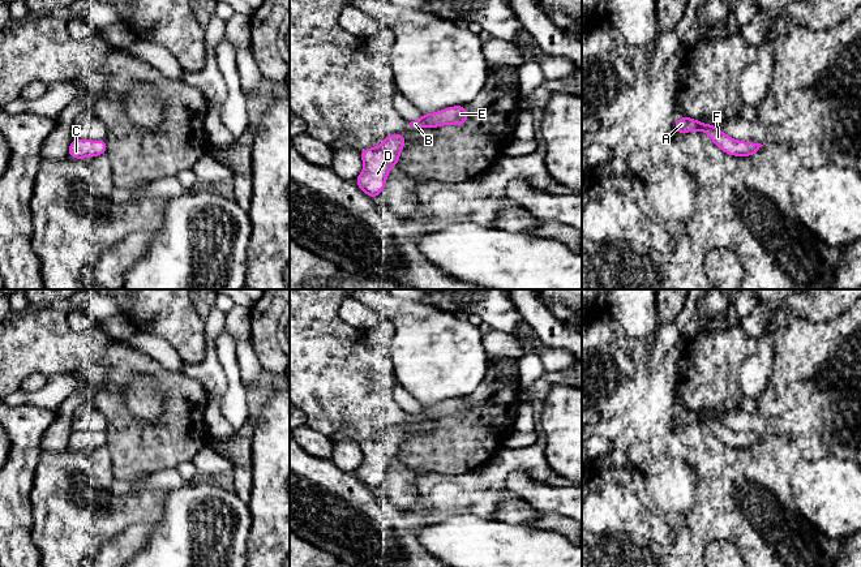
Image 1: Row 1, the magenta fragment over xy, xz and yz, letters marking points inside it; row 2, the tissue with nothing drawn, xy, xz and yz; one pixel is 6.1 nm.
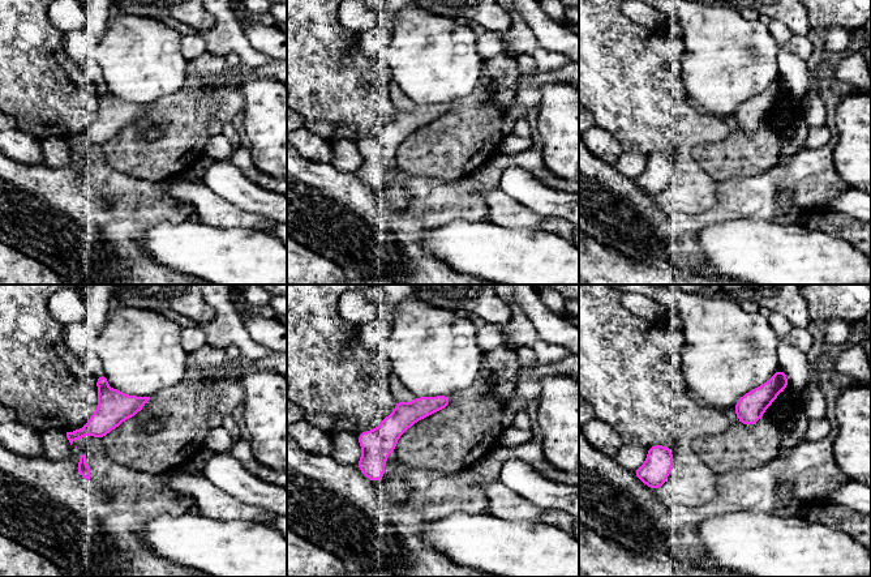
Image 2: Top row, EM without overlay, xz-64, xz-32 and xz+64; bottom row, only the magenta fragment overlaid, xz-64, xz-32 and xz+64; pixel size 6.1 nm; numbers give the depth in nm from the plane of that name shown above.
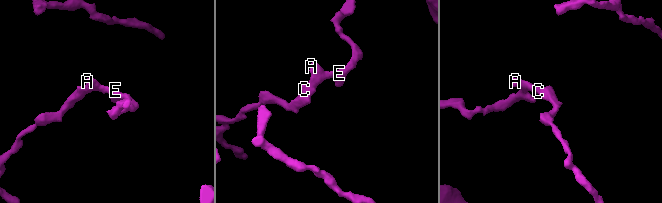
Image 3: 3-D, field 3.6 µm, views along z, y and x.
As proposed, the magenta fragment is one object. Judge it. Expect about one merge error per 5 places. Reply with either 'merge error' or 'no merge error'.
no merge error

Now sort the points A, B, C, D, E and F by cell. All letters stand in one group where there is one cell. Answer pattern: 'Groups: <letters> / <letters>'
Groups: A B C D E F

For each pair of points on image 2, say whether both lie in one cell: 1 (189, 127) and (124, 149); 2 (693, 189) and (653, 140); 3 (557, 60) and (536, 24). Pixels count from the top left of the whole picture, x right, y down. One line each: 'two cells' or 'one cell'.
1: one cell
2: one cell
3: two cells

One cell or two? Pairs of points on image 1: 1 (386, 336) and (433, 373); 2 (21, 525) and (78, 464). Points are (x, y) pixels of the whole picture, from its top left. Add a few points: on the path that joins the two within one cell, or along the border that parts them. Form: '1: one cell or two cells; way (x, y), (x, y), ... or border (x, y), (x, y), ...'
1: two cells; border (394, 334), (390, 340)
2: two cells; border (34, 484), (30, 492), (33, 544)

